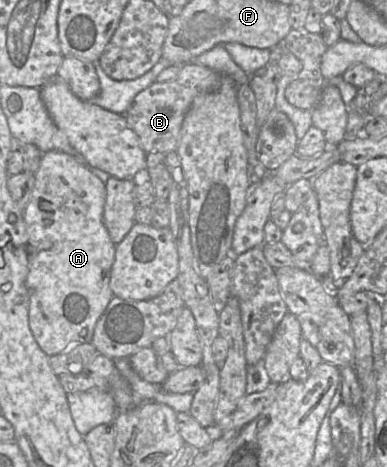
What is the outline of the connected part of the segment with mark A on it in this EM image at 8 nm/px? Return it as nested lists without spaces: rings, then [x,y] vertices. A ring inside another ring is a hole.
[[[48,151],[43,154],[39,169],[34,174],[35,182],[30,200],[23,210],[23,219],[26,226],[28,243],[24,248],[28,248],[30,254],[29,272],[26,278],[26,287],[29,293],[29,327],[31,332],[44,353],[48,356],[56,355],[69,350],[80,343],[91,343],[95,325],[98,319],[106,310],[109,302],[114,297],[110,288],[111,268],[115,259],[116,244],[111,241],[109,233],[103,222],[103,211],[106,198],[105,183],[94,175],[86,166],[77,161],[73,156],[61,151]],[[49,240],[52,246],[48,250],[39,249],[40,241]]]

